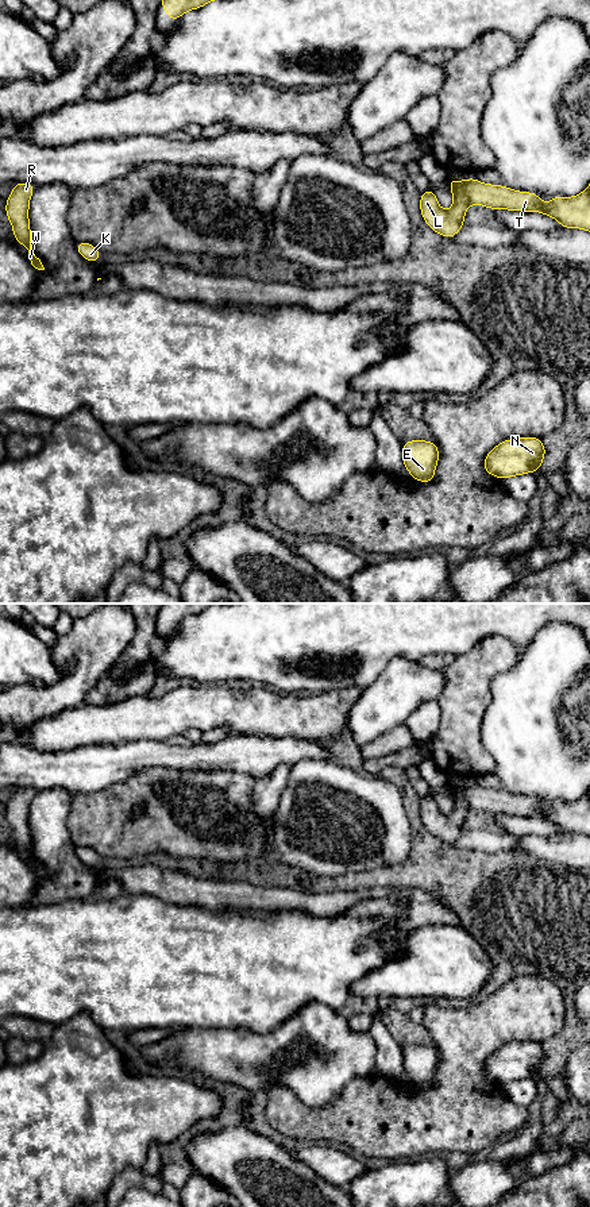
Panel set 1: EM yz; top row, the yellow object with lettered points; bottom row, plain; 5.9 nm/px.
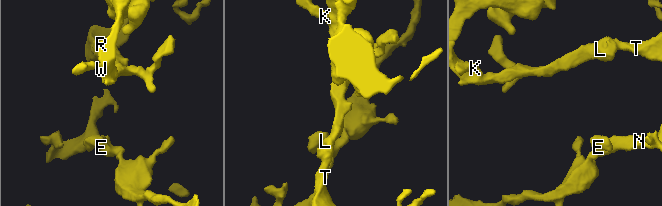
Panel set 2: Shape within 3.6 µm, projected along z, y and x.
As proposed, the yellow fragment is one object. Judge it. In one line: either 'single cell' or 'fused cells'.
single cell

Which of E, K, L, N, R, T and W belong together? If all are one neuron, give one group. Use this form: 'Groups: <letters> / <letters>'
Groups: E K L N R T W

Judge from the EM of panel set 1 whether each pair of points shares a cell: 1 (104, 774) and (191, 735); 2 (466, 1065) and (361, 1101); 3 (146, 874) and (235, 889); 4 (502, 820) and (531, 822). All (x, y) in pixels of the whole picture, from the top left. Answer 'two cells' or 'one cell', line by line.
1: two cells
2: one cell
3: one cell
4: one cell

